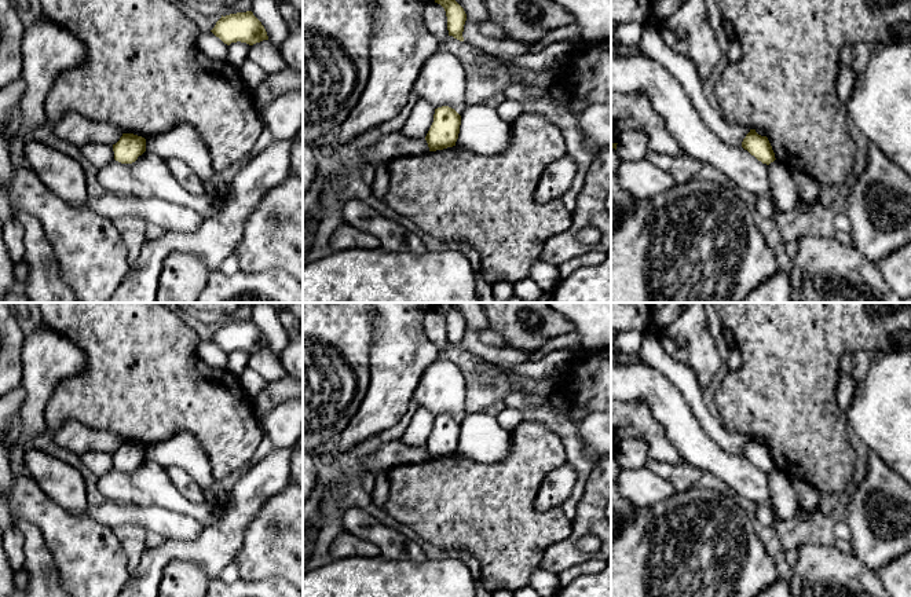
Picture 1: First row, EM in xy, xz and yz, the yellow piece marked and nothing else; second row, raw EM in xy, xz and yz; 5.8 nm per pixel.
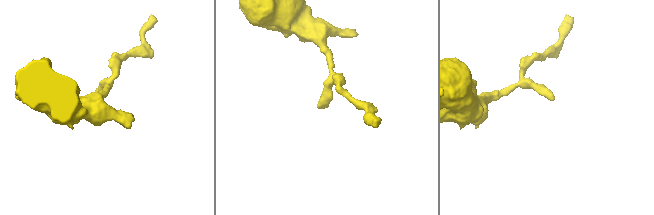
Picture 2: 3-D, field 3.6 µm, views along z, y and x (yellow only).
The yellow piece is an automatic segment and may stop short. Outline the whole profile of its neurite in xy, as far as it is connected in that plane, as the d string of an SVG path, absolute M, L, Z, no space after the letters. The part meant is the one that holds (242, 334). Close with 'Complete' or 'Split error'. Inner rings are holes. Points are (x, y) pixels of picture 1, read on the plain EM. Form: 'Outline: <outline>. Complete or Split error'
Outline: M252 319L222 323L211 340L227 354L237 349L253 354L268 348L264 334Z. Complete

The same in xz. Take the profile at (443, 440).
Outline: M449 414L435 417L433 431L425 444L429 459L456 454L461 424Z. Complete

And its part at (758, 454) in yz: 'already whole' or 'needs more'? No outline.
already whole

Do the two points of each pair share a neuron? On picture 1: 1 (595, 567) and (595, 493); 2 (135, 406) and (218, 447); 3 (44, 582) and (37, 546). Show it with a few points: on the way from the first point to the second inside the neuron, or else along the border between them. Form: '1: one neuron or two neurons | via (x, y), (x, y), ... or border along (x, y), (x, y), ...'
1: two neurons | border along (596, 559), (588, 559), (564, 570)
2: one neuron | via (156, 406), (178, 406), (198, 427)
3: one neuron | via (43, 574), (37, 555)

